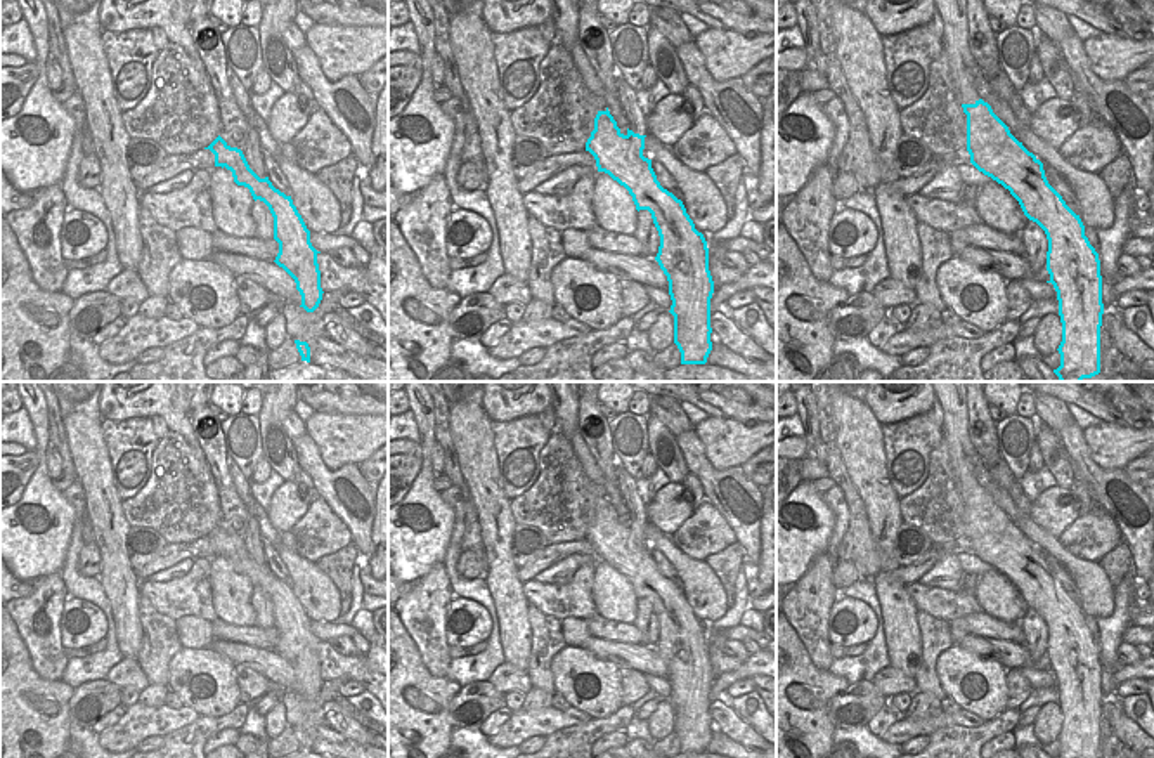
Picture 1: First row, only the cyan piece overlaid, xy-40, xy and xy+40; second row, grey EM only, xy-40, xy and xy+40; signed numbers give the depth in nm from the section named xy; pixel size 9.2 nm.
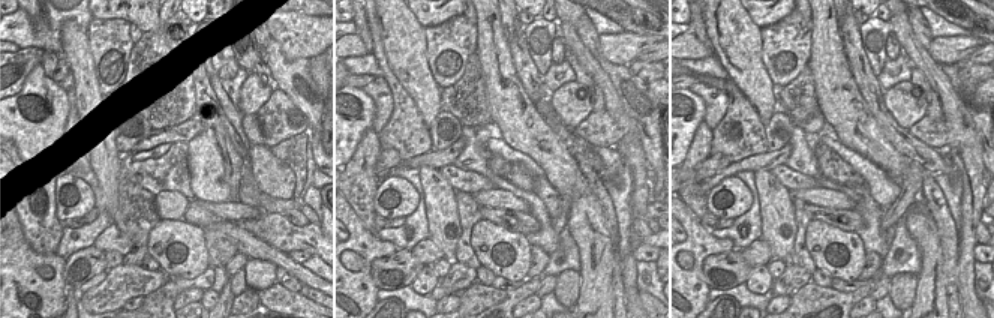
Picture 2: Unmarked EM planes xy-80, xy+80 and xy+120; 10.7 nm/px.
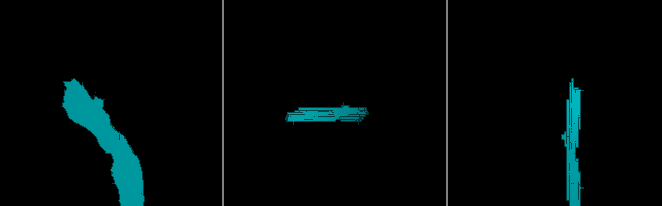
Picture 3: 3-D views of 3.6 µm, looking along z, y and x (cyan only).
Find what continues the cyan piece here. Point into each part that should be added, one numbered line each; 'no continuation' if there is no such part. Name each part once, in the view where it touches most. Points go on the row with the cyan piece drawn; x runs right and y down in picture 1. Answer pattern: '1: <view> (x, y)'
1: xy+40 (953, 13).

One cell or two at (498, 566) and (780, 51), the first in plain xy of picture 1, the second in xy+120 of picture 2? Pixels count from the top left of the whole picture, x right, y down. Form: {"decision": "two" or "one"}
{"decision": "two"}

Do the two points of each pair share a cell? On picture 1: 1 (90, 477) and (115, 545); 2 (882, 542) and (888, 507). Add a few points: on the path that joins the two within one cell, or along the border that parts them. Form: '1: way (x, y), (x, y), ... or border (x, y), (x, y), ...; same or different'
1: way (101, 495), (108, 528); same
2: way (884, 533), (884, 516); same

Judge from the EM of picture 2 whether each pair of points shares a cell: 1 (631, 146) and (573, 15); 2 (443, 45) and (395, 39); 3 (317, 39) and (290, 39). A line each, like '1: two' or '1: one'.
1: two
2: two
3: one

